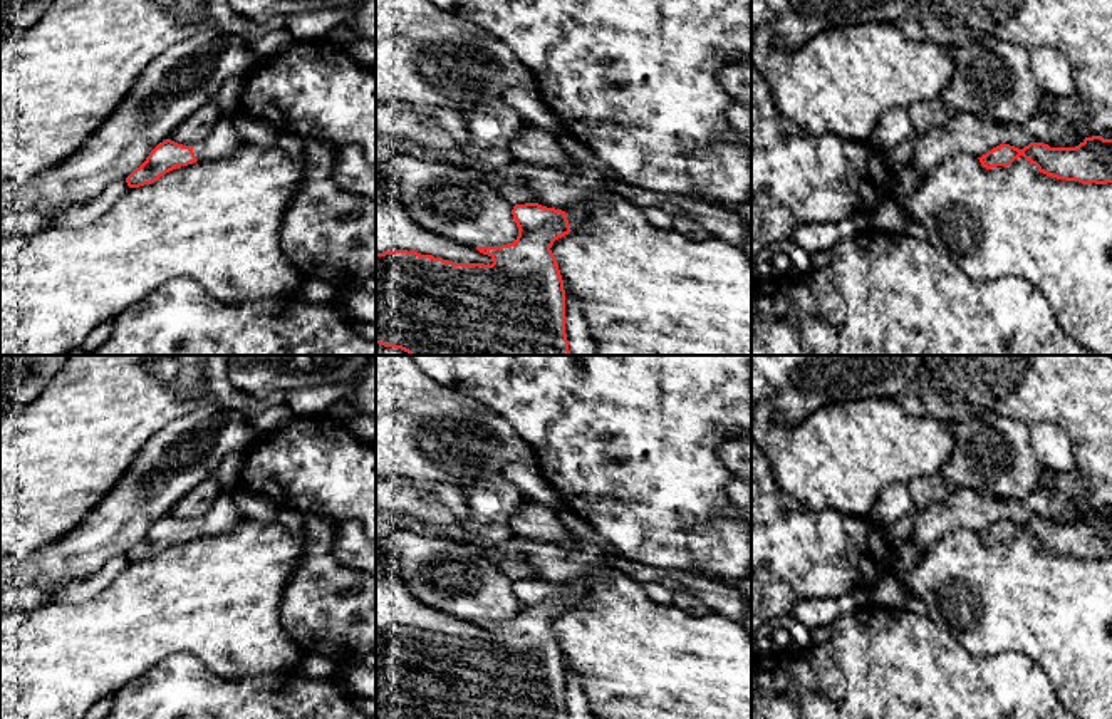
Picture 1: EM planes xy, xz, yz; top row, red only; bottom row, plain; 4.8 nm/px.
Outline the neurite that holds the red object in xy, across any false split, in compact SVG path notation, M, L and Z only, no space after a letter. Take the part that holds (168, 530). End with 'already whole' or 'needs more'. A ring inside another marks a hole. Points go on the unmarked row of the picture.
M223 493L215 501L213 508L200 520L183 521L171 515L159 518L146 536L126 553L126 558L129 563L151 560L179 541L213 533L226 533L242 520L243 516L240 515L233 496Z; needs more

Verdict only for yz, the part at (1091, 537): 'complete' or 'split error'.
complete

